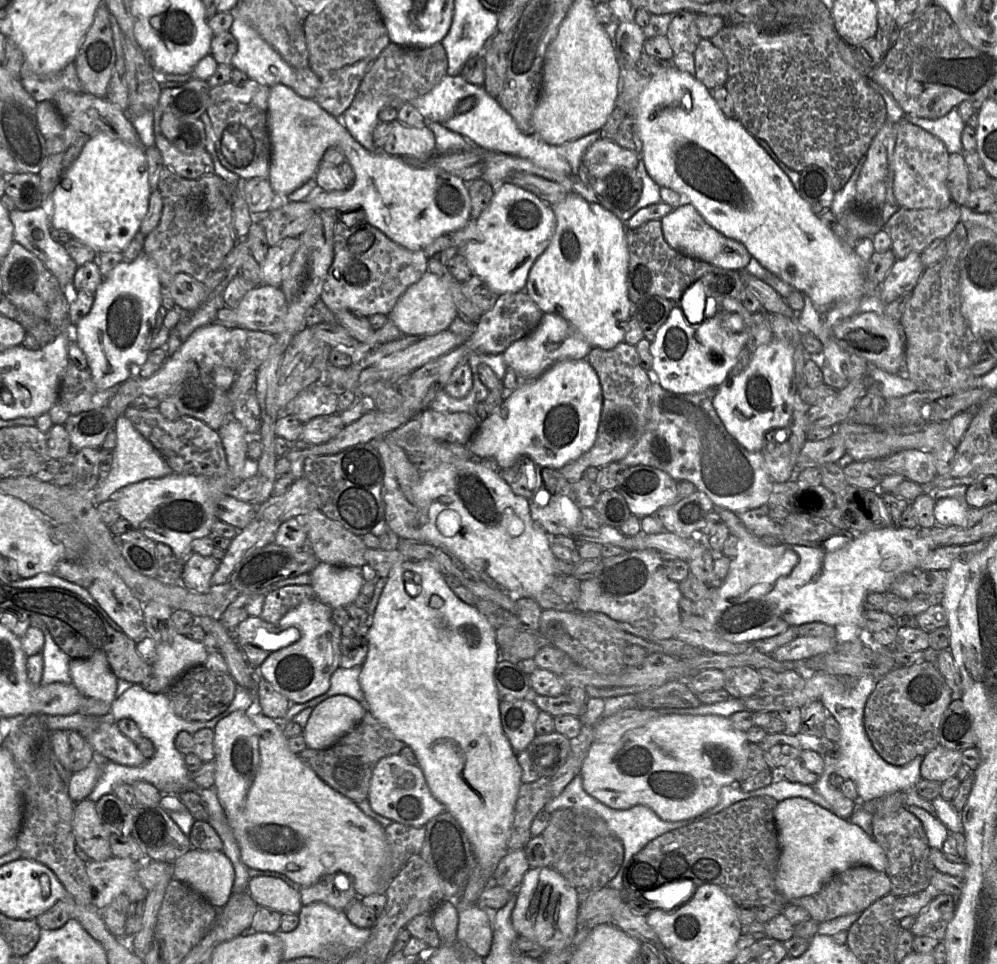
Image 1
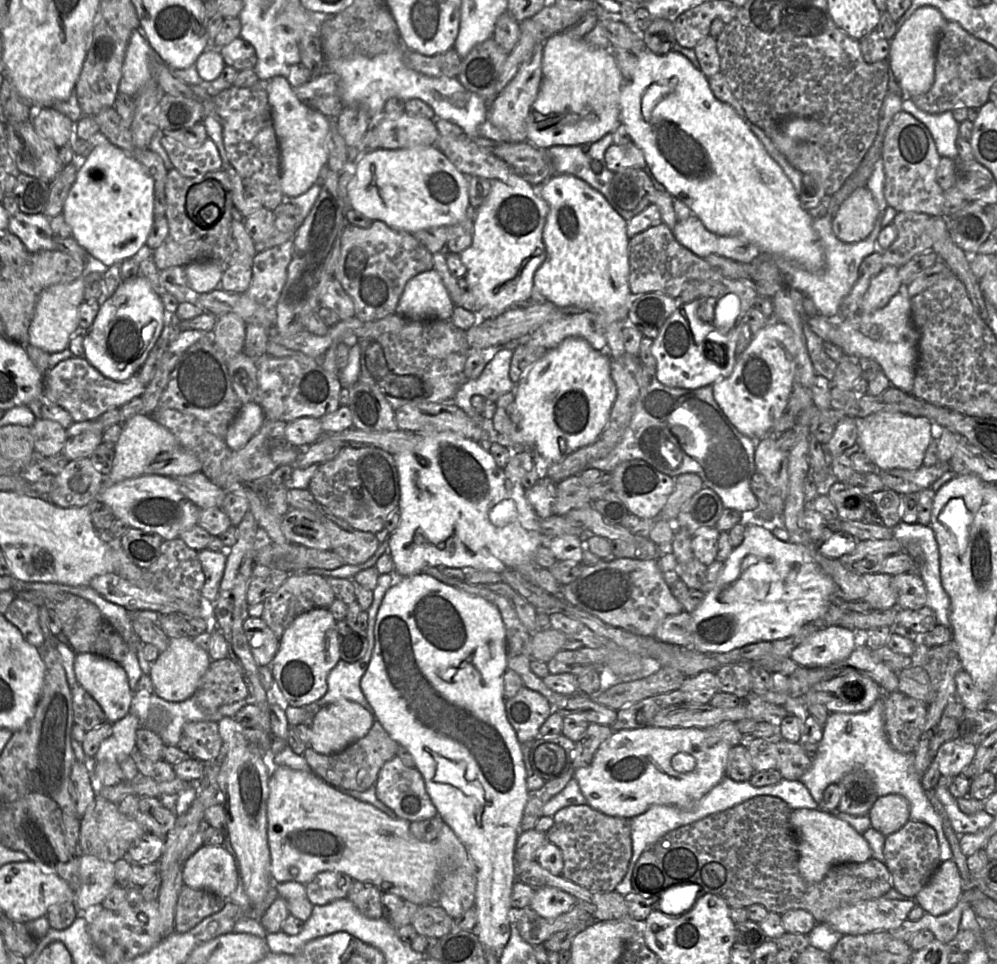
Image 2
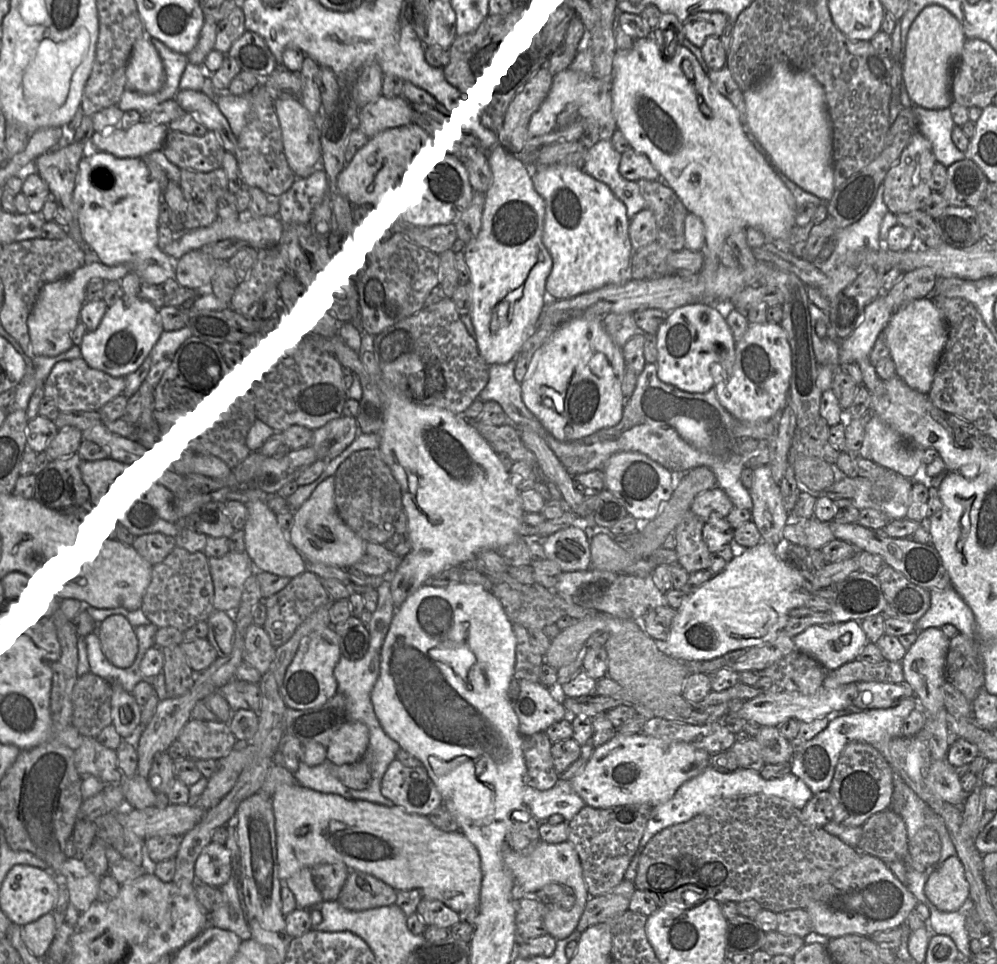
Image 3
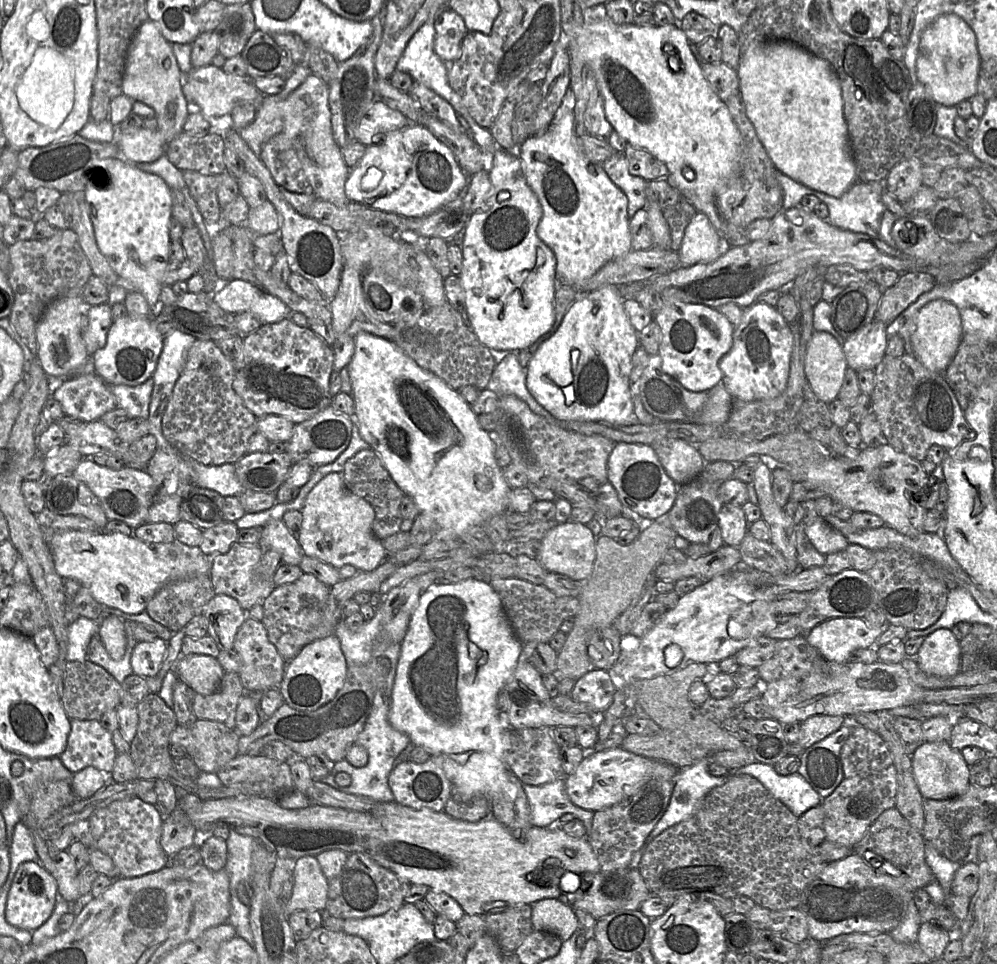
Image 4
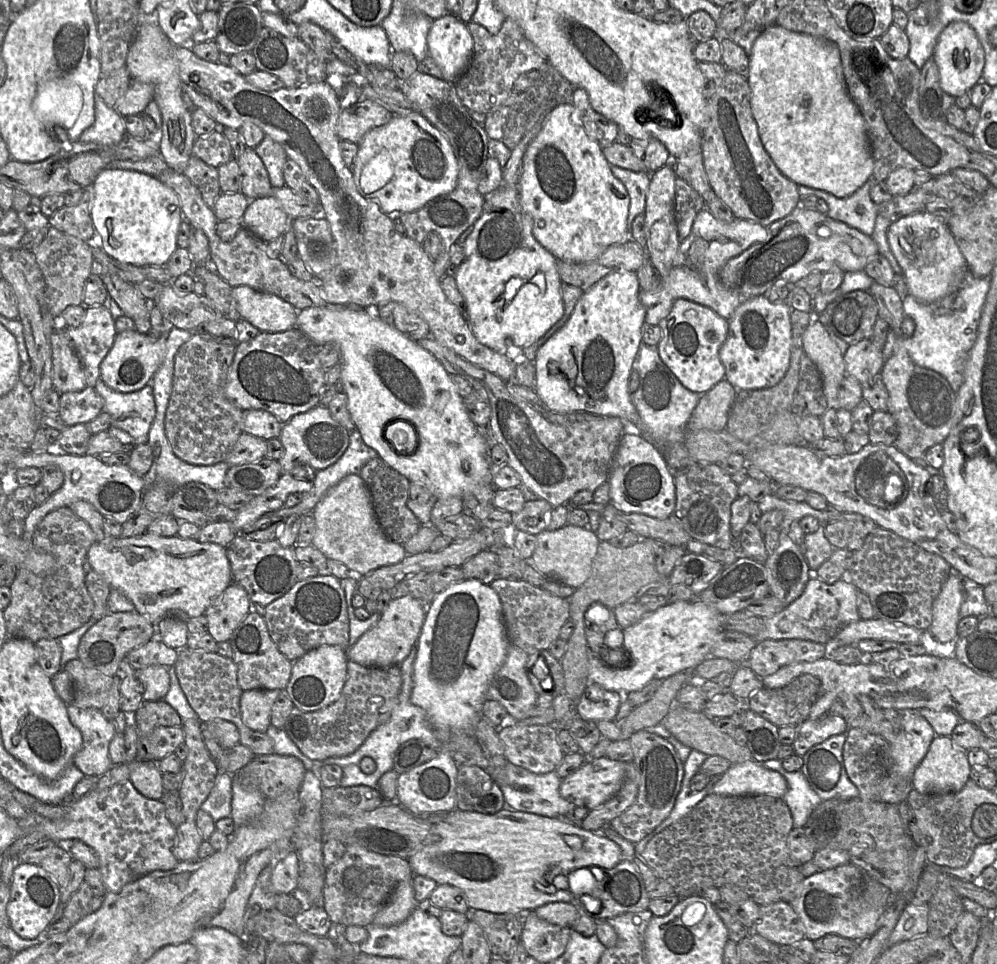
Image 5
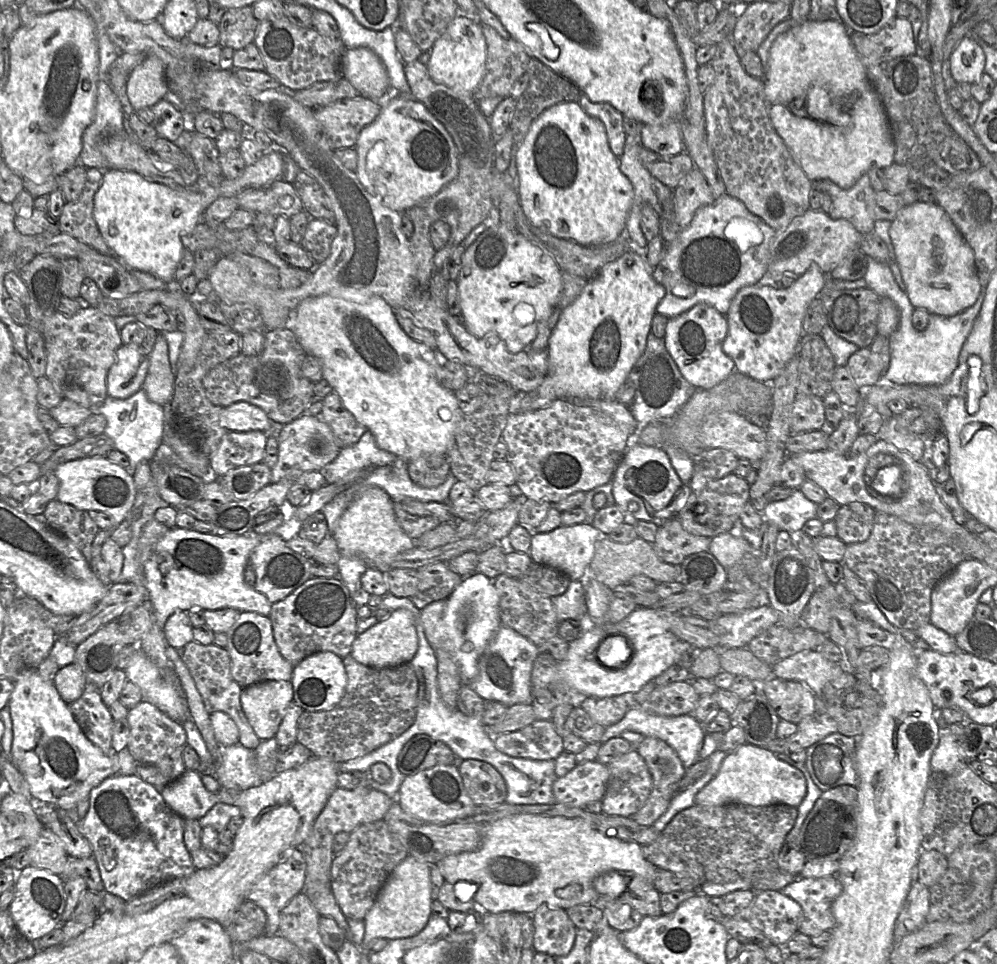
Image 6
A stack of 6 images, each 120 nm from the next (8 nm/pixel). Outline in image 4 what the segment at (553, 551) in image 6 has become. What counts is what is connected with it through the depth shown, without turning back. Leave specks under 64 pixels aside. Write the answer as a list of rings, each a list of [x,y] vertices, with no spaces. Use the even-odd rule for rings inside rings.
[[[568,521],[555,525],[541,540],[538,561],[548,571],[585,581],[593,571],[596,560],[596,537],[586,524]]]

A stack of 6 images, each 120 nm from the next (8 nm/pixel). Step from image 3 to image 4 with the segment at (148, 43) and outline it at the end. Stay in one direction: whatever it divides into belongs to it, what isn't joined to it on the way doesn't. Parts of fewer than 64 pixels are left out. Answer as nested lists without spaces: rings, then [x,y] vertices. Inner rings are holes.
[[[147,19],[136,31],[127,49],[122,79],[122,94],[134,101],[152,107],[158,121],[158,130],[166,143],[183,131],[190,109],[182,92],[183,74],[178,66],[171,43],[161,34],[157,25]]]

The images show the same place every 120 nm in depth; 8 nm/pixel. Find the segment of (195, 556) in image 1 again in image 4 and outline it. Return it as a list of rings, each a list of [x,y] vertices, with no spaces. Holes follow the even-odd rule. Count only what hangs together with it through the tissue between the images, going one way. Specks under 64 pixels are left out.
[[[236,542],[228,552],[212,556],[210,578],[215,595],[225,594],[236,599],[246,612],[256,604],[263,605],[276,587],[273,576],[271,579],[261,579],[257,575],[257,566],[264,551],[259,545],[245,546]]]

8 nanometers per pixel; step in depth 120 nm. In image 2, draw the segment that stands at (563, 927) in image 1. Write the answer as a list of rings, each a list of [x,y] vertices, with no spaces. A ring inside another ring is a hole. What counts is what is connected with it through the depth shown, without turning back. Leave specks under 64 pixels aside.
[[[554,887],[535,888],[531,908],[543,918],[555,918],[576,905],[576,899]]]

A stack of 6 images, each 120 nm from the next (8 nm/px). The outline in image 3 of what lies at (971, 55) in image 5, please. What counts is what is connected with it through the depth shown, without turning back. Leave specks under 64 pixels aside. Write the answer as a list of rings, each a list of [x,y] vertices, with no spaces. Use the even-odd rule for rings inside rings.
[[[928,5],[919,13],[909,29],[903,60],[903,80],[914,106],[928,109],[951,106],[952,72],[966,39],[962,24],[943,6]]]

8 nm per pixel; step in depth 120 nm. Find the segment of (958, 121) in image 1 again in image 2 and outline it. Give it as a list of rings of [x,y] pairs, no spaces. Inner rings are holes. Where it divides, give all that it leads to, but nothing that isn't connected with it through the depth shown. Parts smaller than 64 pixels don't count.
[[[904,97],[902,111],[910,113],[930,131],[940,157],[958,159],[956,140],[959,136],[959,123],[952,111],[932,114],[919,109],[909,97]]]

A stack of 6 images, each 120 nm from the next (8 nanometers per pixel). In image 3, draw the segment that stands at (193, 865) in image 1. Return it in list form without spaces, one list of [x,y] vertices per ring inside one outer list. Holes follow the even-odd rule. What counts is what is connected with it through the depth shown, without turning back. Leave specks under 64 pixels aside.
[[[210,842],[197,857],[194,874],[199,883],[221,887],[232,875],[230,851],[225,845]]]

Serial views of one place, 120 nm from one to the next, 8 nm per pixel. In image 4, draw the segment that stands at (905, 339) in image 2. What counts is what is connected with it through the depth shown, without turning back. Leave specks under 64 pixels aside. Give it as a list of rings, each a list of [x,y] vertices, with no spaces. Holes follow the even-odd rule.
[[[943,299],[930,301],[918,313],[916,330],[911,337],[911,354],[928,370],[944,373],[953,360],[963,337],[962,320],[957,307]]]

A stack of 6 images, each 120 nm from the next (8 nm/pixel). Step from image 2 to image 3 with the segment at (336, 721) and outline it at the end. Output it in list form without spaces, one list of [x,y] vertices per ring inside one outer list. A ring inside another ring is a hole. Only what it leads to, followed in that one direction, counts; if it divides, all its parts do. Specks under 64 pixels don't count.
[[[359,721],[348,722],[331,738],[326,756],[336,765],[350,764],[360,760],[369,744],[369,730]]]

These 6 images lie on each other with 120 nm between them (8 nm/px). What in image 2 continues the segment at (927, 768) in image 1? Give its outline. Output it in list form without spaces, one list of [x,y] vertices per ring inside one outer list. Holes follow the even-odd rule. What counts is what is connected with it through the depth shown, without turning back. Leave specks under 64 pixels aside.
[[[953,738],[941,745],[934,758],[941,776],[960,775],[973,762],[977,748],[978,746],[963,742],[959,738]]]

